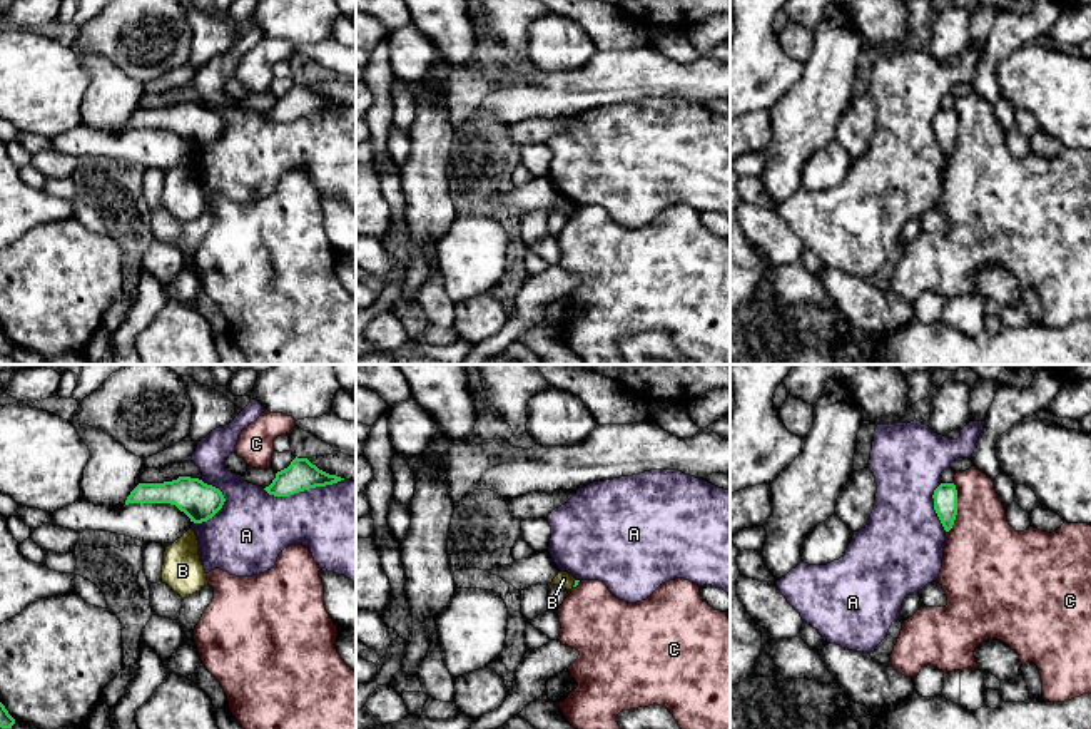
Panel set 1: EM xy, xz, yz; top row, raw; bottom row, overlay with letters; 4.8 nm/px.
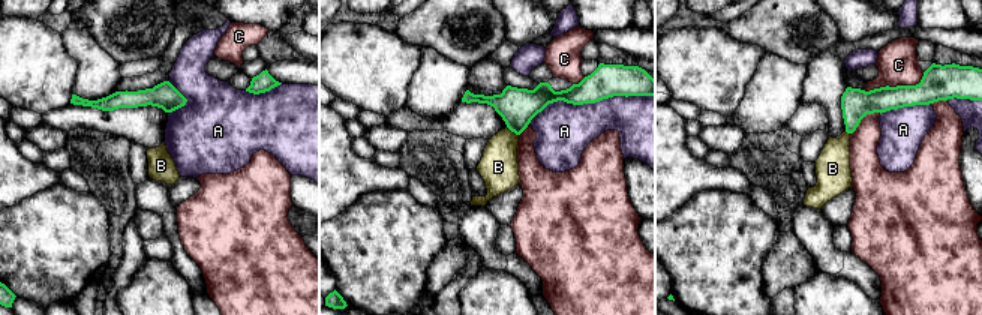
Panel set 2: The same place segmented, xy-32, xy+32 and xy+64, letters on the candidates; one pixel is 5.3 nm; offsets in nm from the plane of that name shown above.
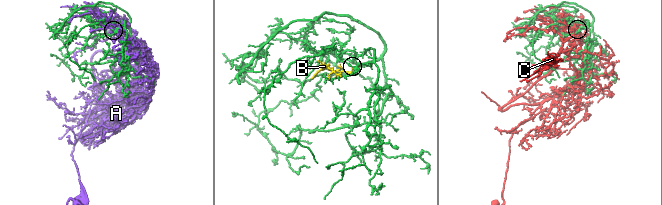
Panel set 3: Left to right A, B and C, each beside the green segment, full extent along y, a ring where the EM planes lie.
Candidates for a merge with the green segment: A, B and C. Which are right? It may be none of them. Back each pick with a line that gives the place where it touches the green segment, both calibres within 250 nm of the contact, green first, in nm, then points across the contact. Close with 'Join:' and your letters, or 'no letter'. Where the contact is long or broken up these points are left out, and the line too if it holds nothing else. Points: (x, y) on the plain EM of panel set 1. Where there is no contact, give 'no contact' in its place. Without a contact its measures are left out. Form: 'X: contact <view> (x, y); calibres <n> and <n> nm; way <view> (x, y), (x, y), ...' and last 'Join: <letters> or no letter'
Join: no letter

